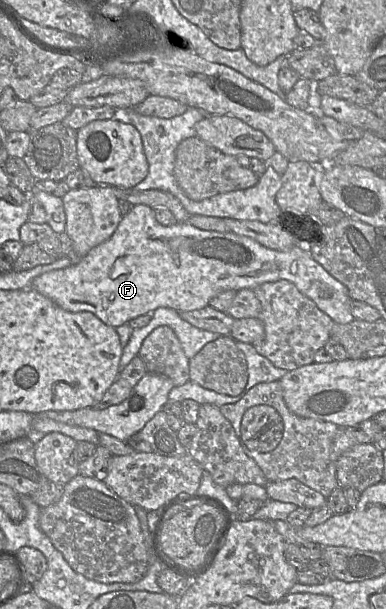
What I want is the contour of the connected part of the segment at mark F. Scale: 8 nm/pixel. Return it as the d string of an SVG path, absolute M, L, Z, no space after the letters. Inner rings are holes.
M140 204L133 206L129 213L123 216L108 240L92 248L75 265L39 275L33 280L31 288L66 311L88 311L106 325L117 328L138 316L153 313L159 307L171 308L178 312L197 310L208 306L210 300L223 291L238 291L244 288L253 290L266 282L287 280L295 284L303 295L314 301L334 322L352 322L354 317L350 309L353 299L347 287L314 260L309 249L304 246L306 242L302 239L289 250L278 251L231 231L202 230L187 222L164 226L157 221L151 207ZM321 286L326 286L324 296L318 293Z

